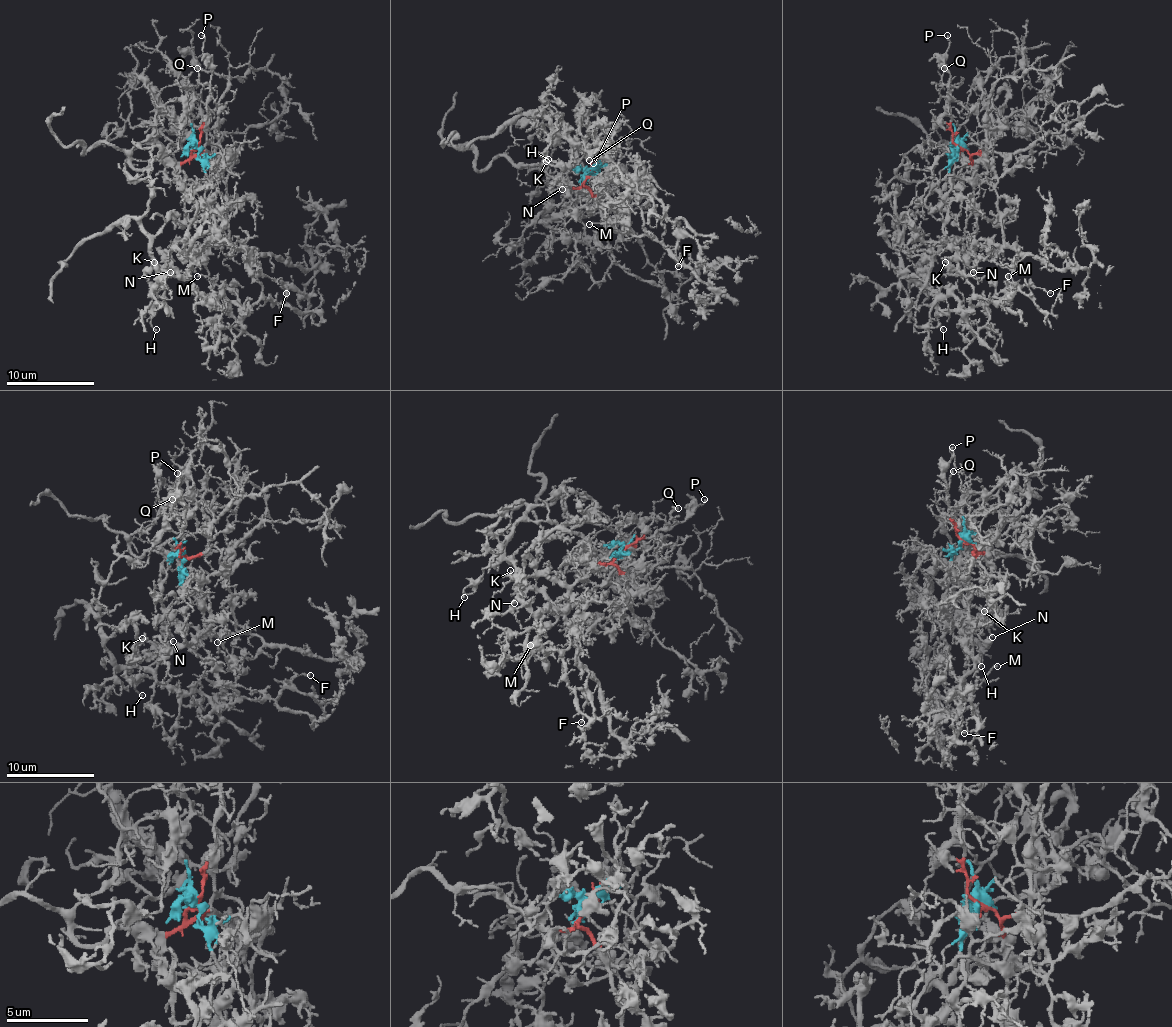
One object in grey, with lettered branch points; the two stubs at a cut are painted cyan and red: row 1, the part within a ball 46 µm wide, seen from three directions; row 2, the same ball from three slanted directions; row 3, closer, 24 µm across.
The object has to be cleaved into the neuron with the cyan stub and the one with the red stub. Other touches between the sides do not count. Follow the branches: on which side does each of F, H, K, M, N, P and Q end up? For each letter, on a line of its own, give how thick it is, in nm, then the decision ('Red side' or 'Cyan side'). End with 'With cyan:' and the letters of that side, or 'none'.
F: Thickness 170 nm. Cyan side
H: Thickness 130 nm. Cyan side
K: Thickness 160 nm. Cyan side
M: Thickness 140 nm. Cyan side
N: Thickness 130 nm. Cyan side
P: Thickness 130 nm. Red side
Q: Thickness 140 nm. Red side
With cyan: F, H, K, M, N

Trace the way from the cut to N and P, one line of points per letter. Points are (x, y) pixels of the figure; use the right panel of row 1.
N: (958, 147), (949, 171), (945, 233), (964, 237), (973, 246), (975, 242), (964, 248), (973, 272)
P: (958, 147), (953, 140), (945, 55), (949, 39), (947, 35)

